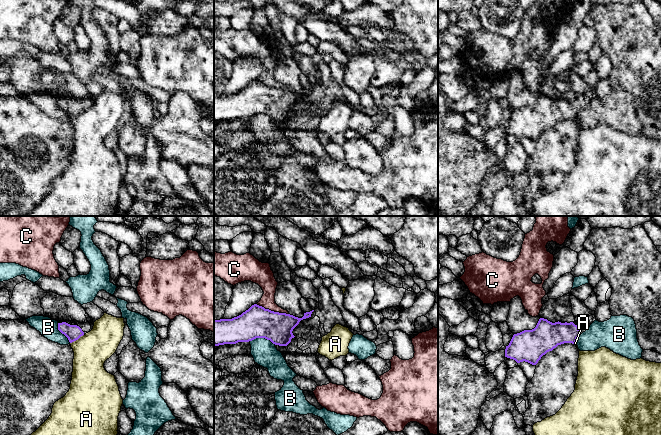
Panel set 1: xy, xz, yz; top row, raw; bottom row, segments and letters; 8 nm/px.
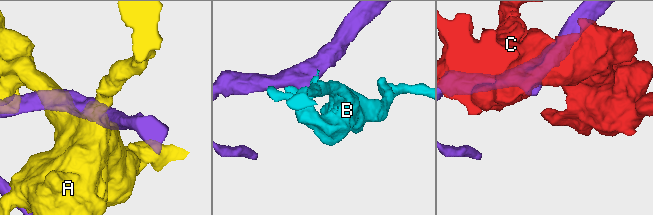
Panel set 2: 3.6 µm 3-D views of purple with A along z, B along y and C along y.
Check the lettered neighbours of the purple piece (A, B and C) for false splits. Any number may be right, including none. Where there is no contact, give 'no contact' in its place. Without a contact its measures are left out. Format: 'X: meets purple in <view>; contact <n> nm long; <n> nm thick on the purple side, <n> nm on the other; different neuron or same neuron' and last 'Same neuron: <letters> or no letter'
A: meets purple in xy; contact 130 nm long; 130 nm thick on the purple side, 280 nm on the other; different neuron
B: meets purple in xz; contact 220 nm long; 260 nm thick on the purple side, 200 nm on the other; different neuron
C: meets purple in xz; contact 280 nm long; 260 nm thick on the purple side, 140 nm on the other; different neuron
Same neuron: no letter

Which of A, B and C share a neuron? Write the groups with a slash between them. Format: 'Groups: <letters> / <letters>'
Groups: A / B / C

